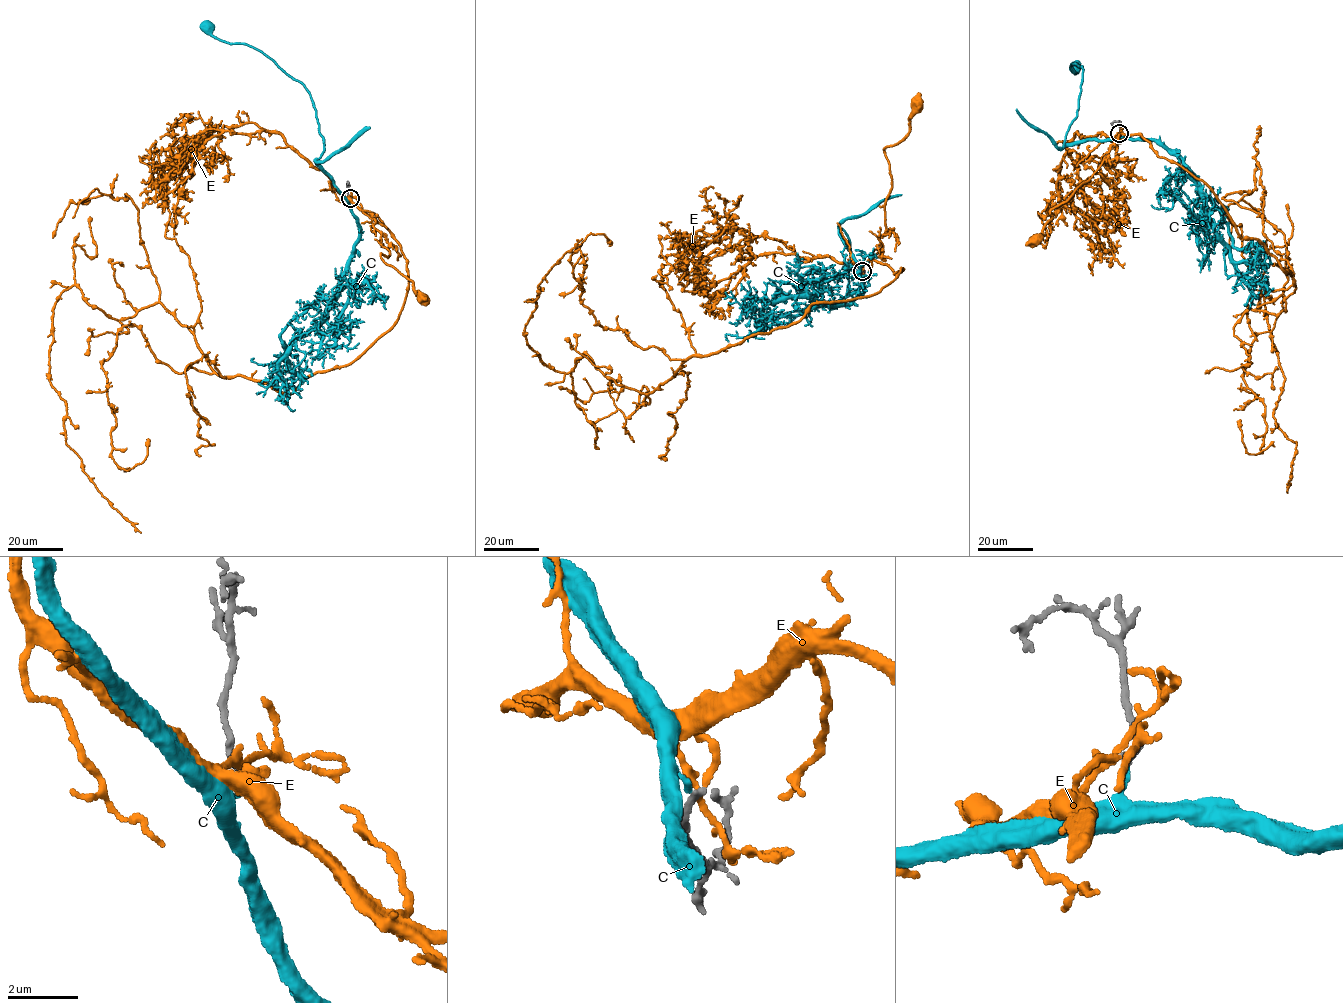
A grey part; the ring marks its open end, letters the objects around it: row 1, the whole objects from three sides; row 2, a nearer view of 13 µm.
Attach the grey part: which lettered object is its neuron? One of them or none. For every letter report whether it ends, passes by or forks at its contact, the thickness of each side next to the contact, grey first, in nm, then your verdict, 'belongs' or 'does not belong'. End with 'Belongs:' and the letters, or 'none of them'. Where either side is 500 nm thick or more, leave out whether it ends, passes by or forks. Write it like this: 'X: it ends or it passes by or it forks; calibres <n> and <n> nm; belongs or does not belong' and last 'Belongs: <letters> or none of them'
C: it ends; calibres 220 and 140 nm; does not belong
E: it ends; calibres 200 and 180 nm; belongs
Belongs: E

